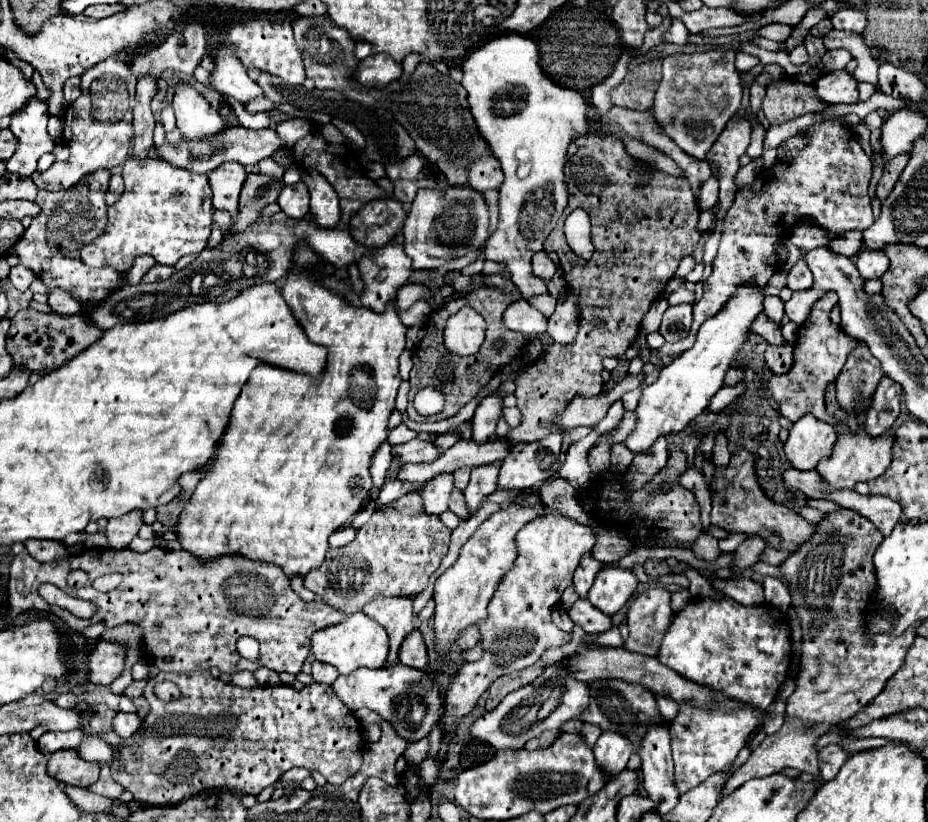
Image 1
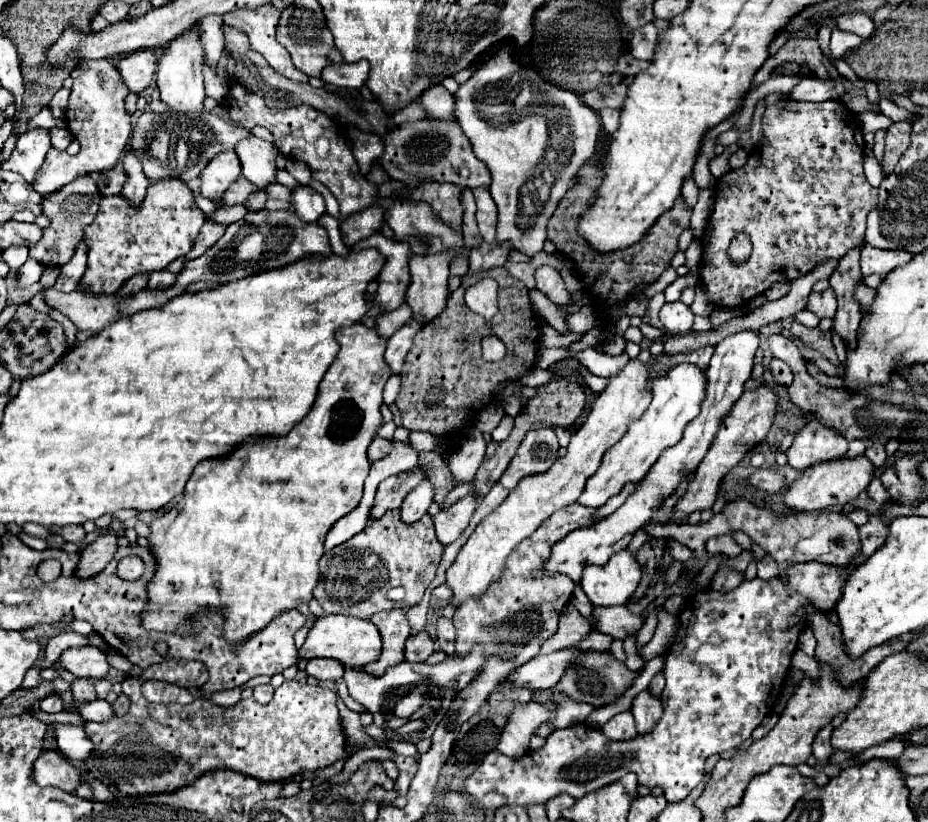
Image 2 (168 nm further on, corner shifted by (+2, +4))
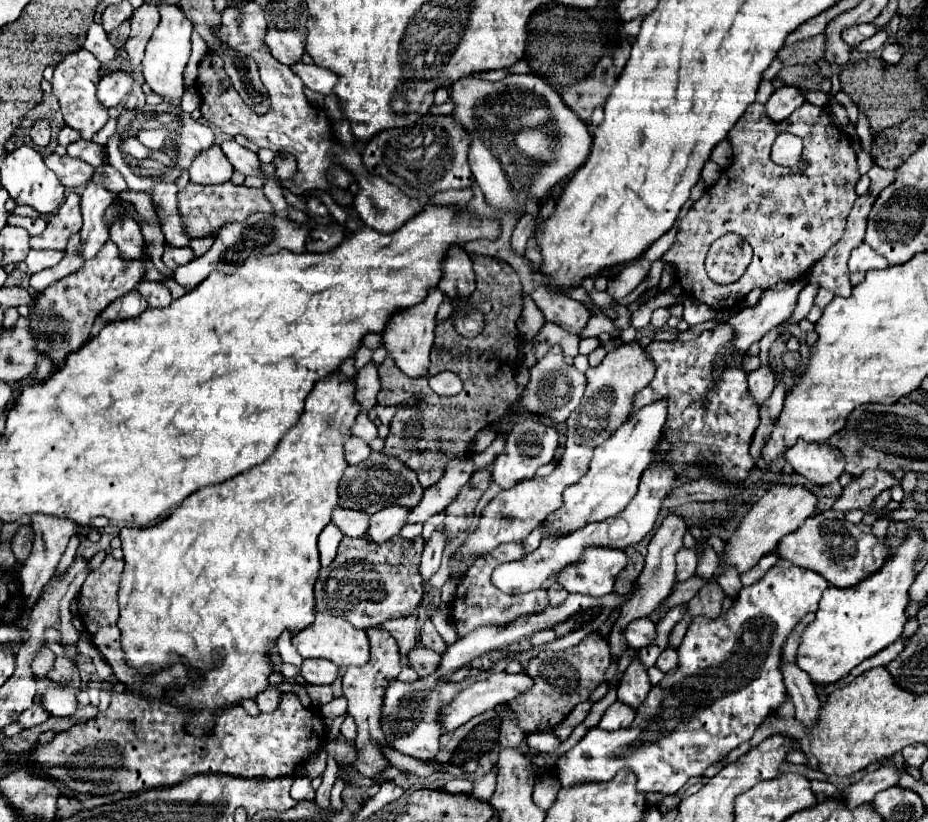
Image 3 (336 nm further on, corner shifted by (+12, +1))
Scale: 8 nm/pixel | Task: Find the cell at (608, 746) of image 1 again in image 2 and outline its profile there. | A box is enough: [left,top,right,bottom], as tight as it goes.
[602,710,638,740]

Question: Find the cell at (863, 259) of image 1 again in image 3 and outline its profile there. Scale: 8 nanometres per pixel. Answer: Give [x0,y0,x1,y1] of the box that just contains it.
[848,243,888,271]

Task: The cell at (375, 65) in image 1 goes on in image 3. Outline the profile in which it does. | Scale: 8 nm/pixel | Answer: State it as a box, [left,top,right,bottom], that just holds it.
[292,63,338,95]

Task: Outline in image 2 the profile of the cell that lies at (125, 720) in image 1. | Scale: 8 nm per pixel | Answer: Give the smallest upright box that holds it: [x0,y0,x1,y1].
[76,700,114,722]

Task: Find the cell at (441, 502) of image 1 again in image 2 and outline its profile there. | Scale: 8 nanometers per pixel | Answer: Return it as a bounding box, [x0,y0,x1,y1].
[400,480,434,524]

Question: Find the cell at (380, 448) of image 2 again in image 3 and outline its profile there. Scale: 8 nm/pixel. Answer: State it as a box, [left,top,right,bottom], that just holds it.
[344,437,372,465]

